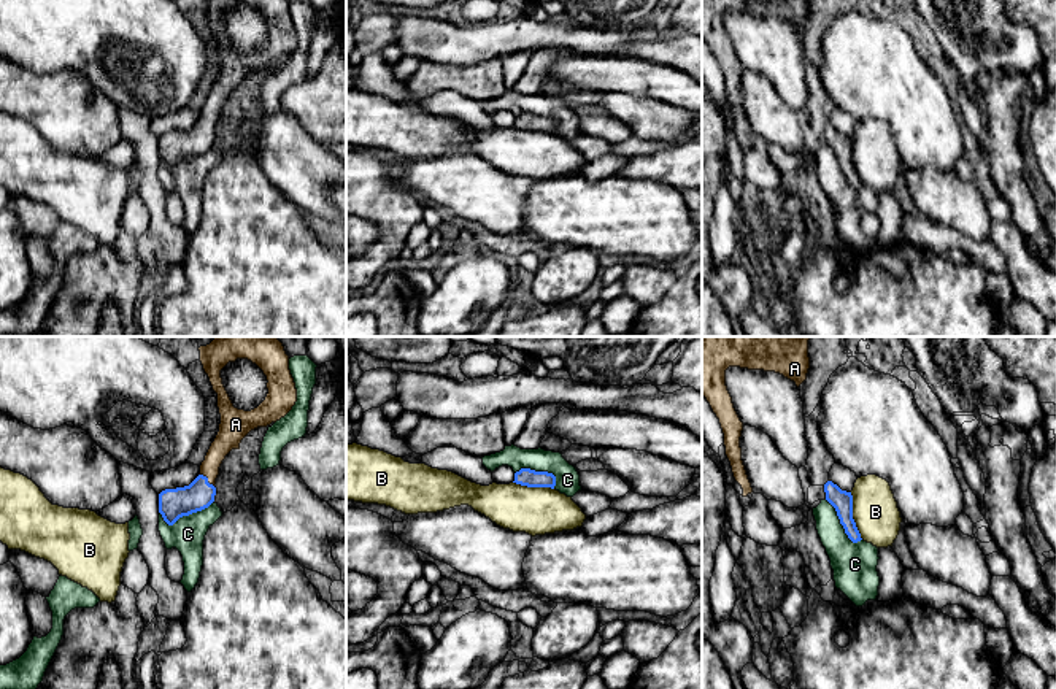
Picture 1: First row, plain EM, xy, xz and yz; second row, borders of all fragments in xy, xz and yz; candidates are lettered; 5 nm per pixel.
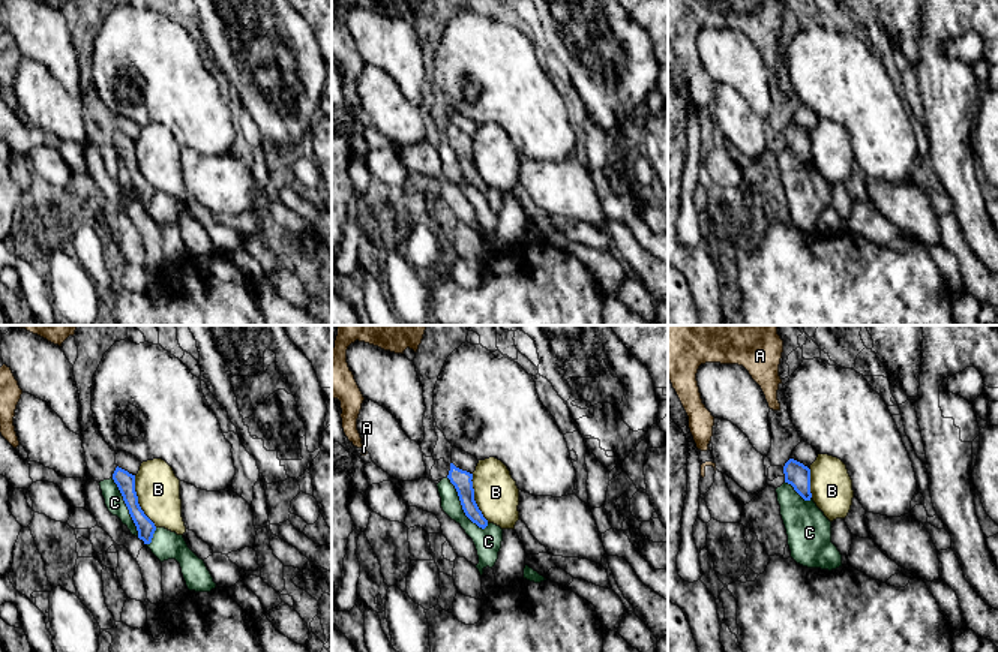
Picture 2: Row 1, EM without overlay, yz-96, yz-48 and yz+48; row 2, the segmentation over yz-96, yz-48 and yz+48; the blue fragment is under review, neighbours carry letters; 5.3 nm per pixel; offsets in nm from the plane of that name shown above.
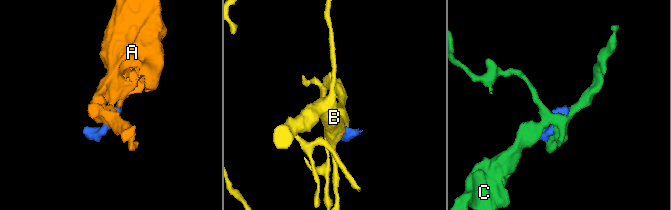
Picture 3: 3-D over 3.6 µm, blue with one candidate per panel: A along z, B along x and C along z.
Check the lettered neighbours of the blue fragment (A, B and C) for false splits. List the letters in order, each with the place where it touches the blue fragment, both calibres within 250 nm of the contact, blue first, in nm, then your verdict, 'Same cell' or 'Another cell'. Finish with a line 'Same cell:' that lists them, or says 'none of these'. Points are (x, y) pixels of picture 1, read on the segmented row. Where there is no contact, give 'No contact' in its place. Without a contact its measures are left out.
A: Touches blue at xy (207, 478). Thickness 160 nm (blue) against 130 nm. Same cell
B: Touches blue at yz (851, 516). Thickness 110 nm (blue) against 220 nm. Another cell
C: Touches blue at xy (184, 515). Thickness 160 nm (blue) against 170 nm. Another cell
Same cell: A

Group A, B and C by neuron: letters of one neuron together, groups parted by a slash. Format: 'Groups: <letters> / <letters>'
Groups: A / B / C

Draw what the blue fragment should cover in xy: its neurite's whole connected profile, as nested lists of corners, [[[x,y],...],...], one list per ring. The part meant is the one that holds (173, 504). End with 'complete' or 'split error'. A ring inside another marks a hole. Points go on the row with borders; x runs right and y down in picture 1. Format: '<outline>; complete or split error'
[[[216,337],[198,351],[203,370],[218,394],[221,424],[198,476],[189,486],[165,489],[159,494],[159,513],[168,525],[183,516],[208,508],[214,502],[214,484],[225,456],[232,449],[240,449],[241,440],[251,430],[284,418],[297,402],[289,356],[278,337]],[[237,359],[256,364],[268,381],[265,400],[251,411],[235,408],[222,384],[221,370]]]; split error

